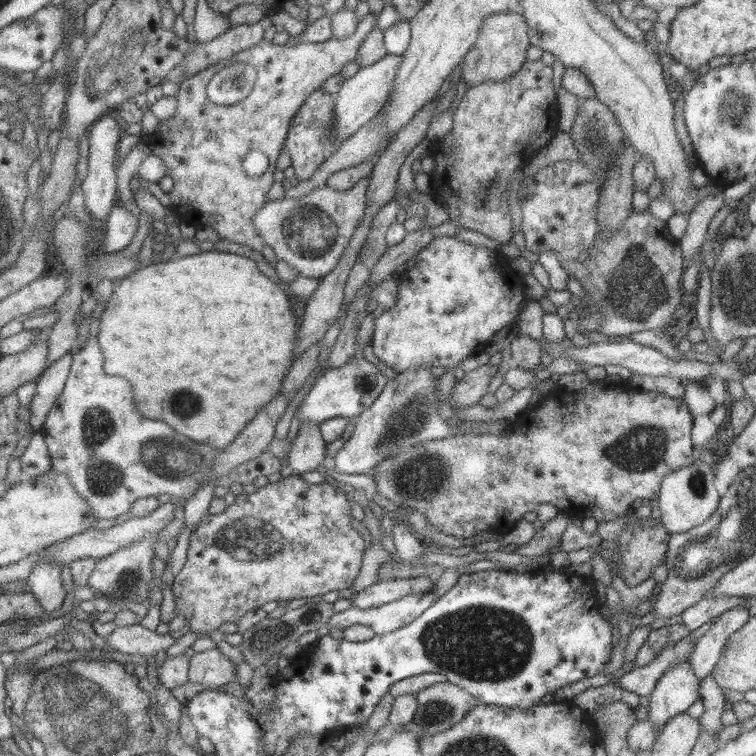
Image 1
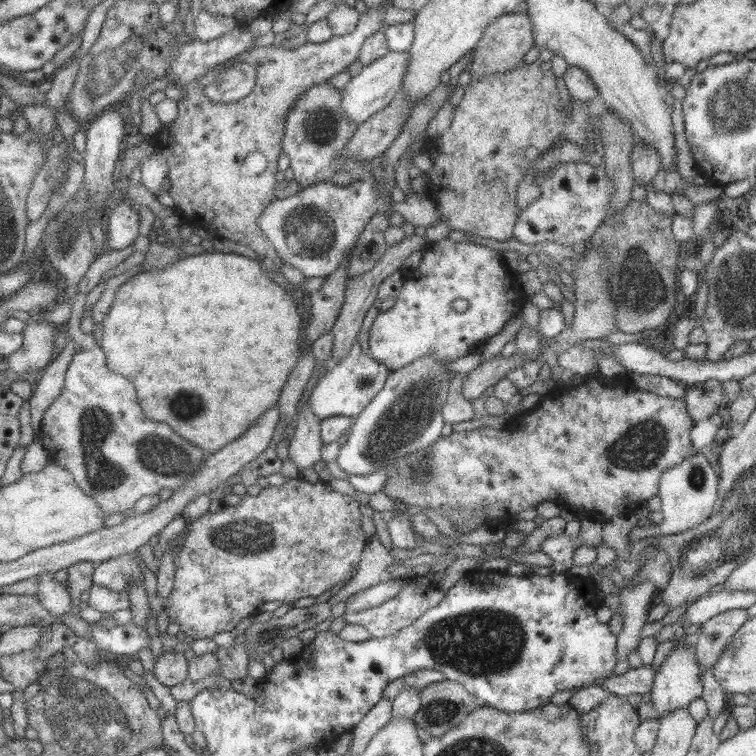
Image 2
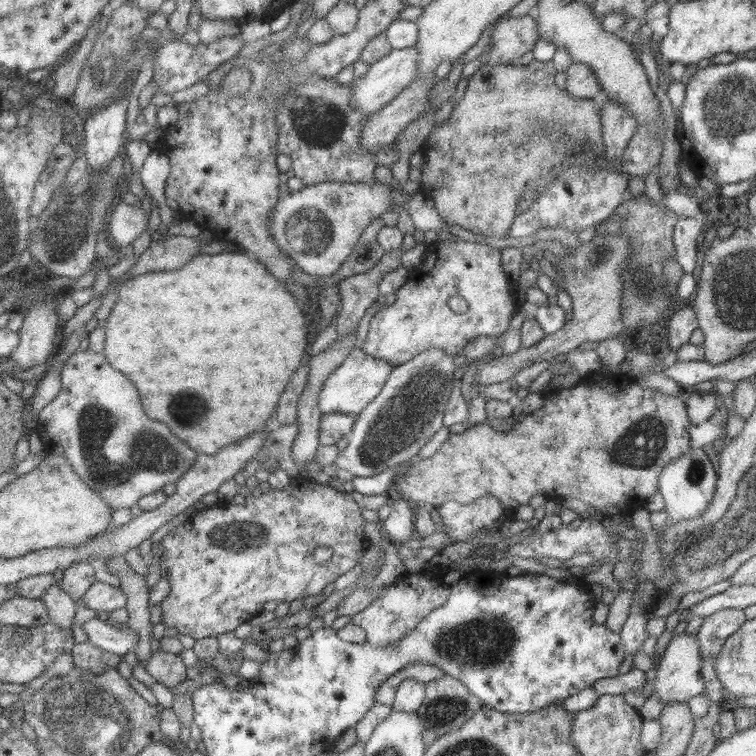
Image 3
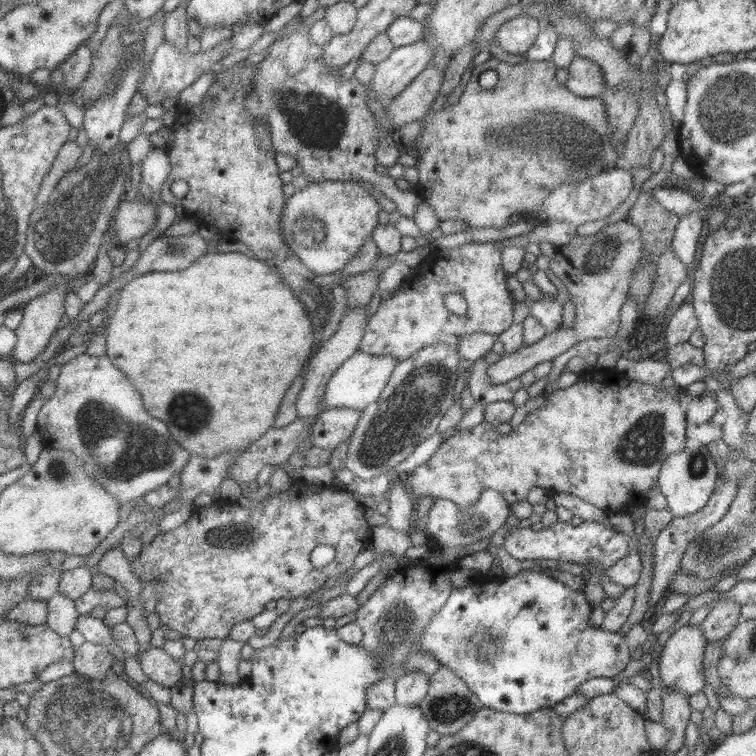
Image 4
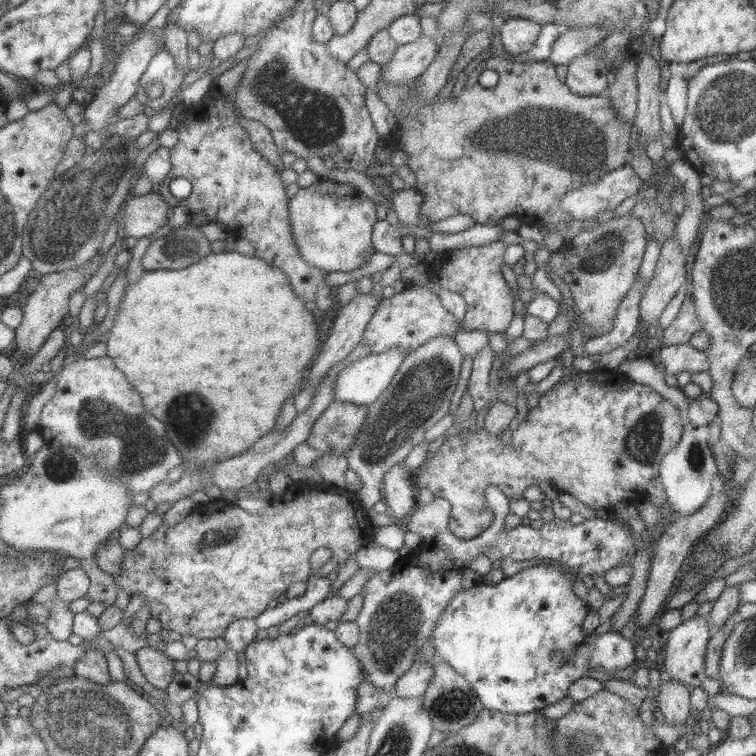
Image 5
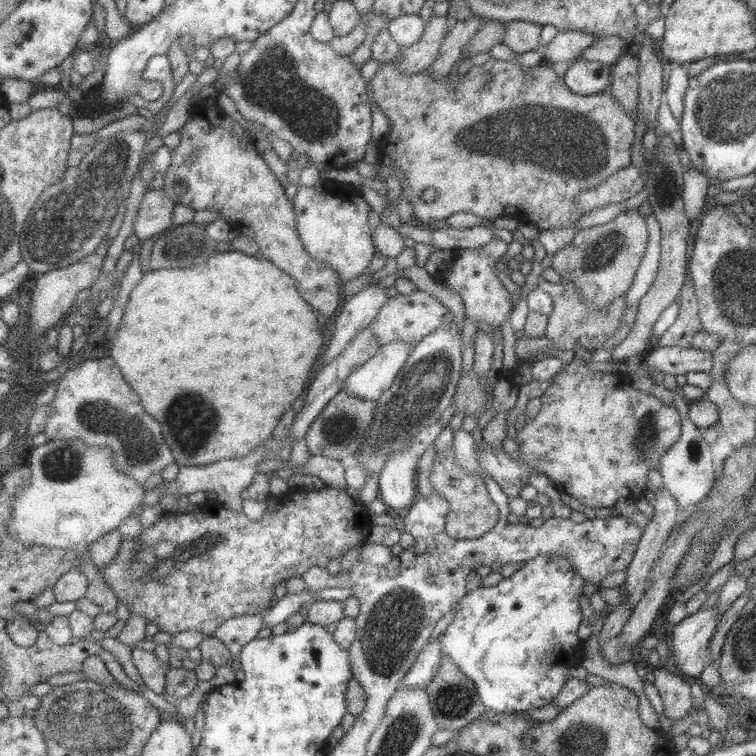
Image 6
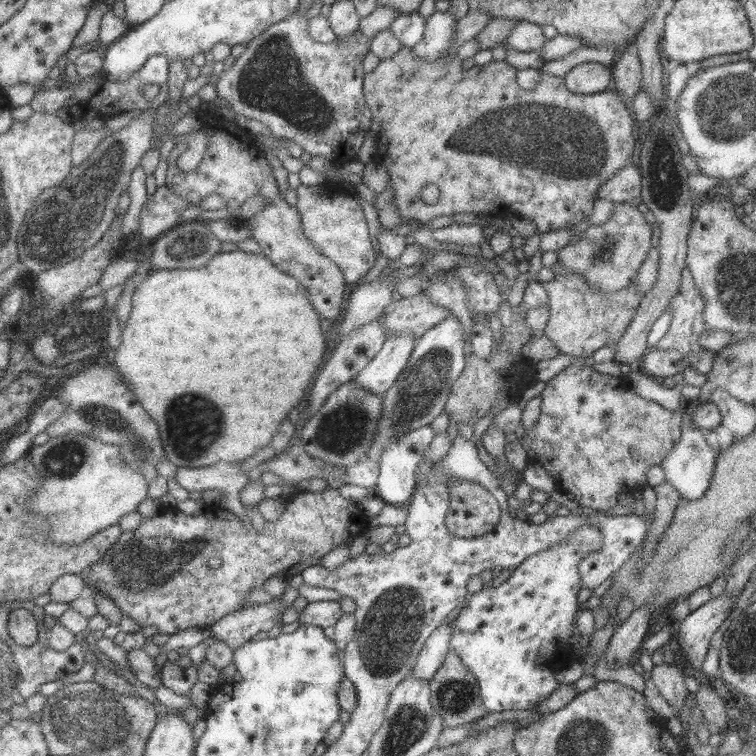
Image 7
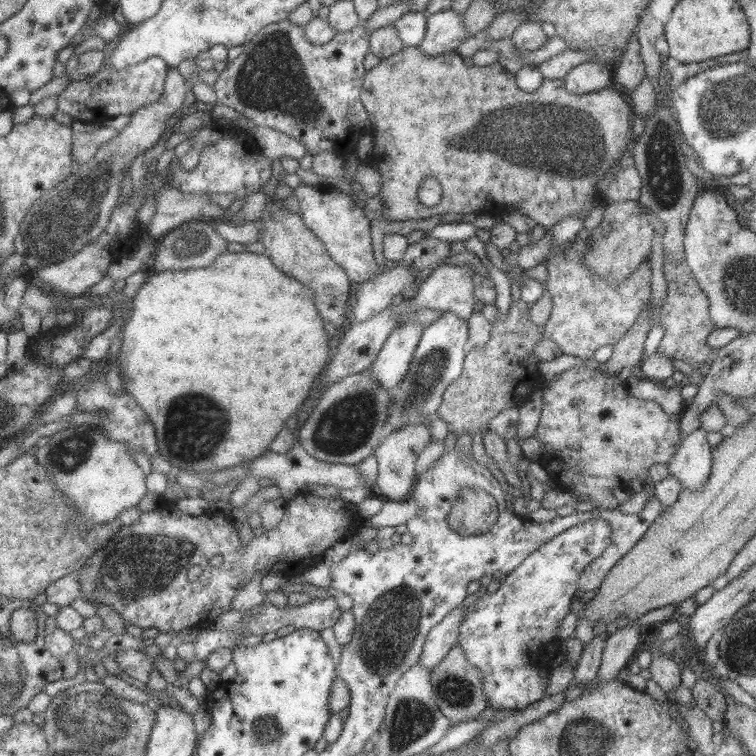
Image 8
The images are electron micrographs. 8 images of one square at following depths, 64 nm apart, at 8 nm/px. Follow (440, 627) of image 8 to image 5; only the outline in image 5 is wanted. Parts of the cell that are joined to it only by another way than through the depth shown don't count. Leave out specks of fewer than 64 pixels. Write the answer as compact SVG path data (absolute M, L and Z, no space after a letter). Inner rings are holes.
M414 660L407 672L393 683L393 694L399 698L422 696L431 677L433 677L433 666L421 660Z

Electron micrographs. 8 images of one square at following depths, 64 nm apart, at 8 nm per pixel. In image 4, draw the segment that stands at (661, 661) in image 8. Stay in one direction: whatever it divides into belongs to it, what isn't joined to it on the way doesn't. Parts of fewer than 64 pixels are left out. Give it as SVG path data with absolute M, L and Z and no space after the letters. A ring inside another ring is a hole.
M662 690L661 694L661 720L669 732L669 739L665 743L665 750L675 754L683 745L685 726L694 713L687 703L688 697L677 690Z

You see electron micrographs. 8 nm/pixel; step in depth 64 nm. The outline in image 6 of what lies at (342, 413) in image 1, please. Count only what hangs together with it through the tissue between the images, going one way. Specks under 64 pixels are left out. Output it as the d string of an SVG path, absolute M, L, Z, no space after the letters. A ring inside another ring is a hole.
M387 342L353 374L343 379L340 390L347 396L376 401L393 382L407 361L411 346L405 342Z

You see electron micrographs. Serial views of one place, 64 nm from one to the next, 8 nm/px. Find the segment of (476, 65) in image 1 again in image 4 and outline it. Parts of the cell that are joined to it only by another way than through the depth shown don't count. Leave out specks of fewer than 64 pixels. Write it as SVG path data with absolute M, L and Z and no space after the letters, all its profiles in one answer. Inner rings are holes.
M523 13L501 23L494 39L505 54L522 55L529 50L539 30L539 20Z

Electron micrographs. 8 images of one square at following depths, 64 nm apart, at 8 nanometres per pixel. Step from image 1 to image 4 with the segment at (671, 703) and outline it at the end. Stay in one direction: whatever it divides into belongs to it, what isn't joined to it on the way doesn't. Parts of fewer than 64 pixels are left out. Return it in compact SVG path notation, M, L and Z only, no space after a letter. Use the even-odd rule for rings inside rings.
M677 625L667 638L660 653L658 662L659 678L664 690L677 690L689 697L702 692L704 684L703 657L707 642L698 625Z

